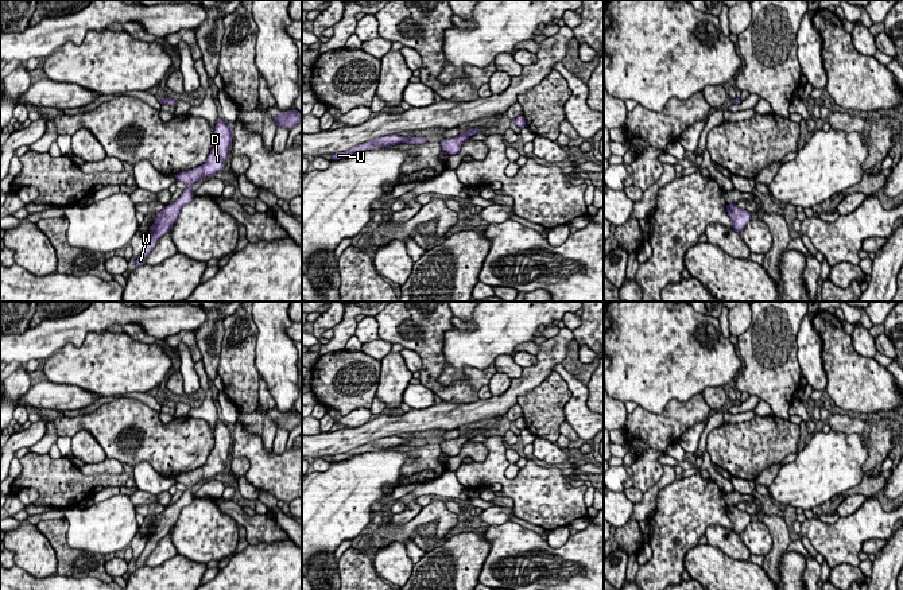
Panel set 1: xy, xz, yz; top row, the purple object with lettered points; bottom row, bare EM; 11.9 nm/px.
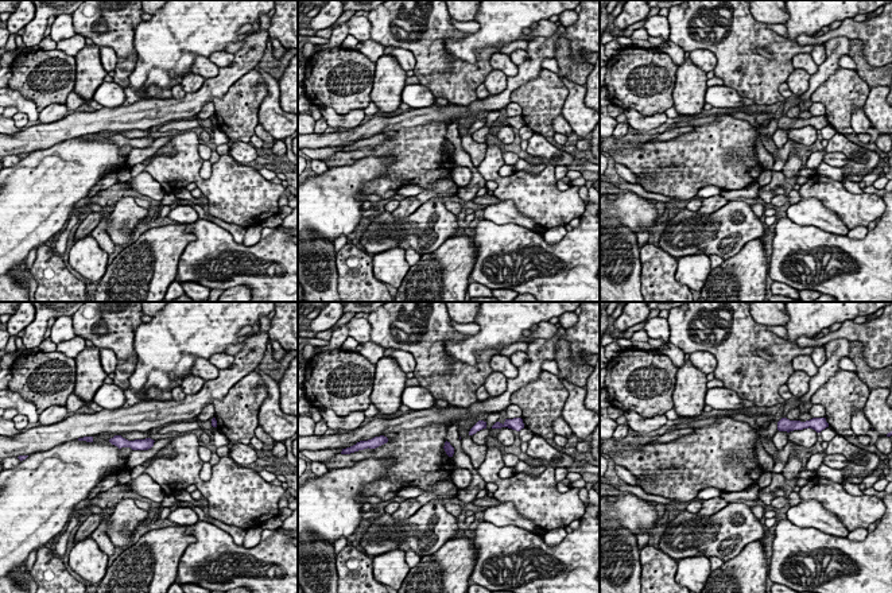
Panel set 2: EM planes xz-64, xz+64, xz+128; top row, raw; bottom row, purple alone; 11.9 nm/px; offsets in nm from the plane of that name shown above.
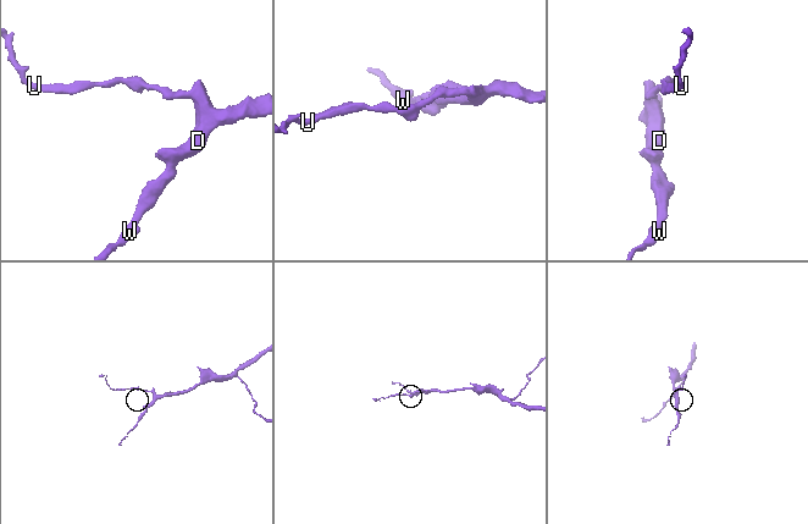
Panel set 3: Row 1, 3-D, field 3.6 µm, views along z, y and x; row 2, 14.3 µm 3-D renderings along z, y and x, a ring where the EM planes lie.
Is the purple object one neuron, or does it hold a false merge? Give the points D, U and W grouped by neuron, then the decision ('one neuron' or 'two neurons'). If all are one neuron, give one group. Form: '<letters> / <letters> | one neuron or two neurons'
D U W | one neuron

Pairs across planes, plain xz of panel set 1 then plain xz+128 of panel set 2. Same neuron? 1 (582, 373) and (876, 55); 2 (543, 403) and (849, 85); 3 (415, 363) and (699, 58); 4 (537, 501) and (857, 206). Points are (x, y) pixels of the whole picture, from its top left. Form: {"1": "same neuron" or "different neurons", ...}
{"1": "different neurons", "2": "same neuron", "3": "same neuron", "4": "same neuron"}

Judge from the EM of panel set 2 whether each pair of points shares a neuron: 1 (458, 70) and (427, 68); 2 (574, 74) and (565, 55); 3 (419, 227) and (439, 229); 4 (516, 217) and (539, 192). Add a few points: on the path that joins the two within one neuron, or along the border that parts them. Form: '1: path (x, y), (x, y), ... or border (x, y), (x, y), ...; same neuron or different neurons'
1: path (450, 70), (435, 69); same neuron
2: path (571, 70), (565, 59); same neuron
3: path (425, 227), (434, 227); same neuron
4: border (504, 198), (510, 198), (523, 214), (545, 229); different neurons

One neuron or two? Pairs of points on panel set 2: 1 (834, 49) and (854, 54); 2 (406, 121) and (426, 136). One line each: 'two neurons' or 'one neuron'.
1: two neurons
2: two neurons

